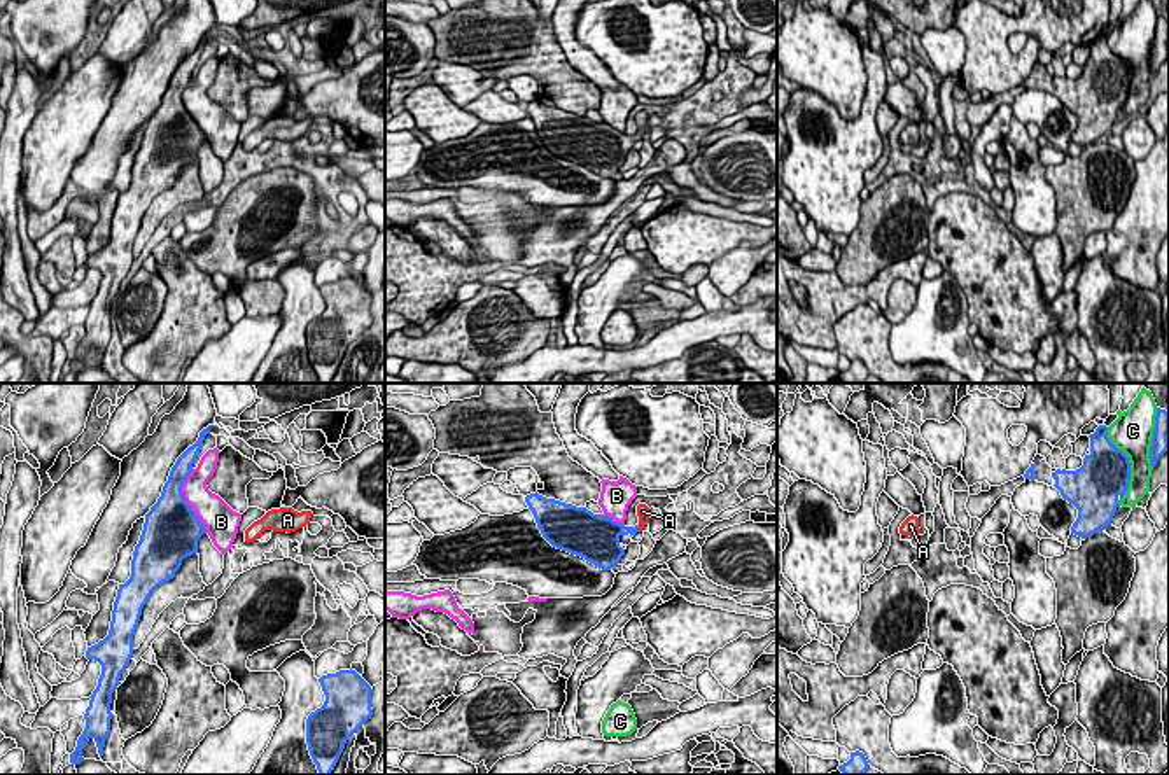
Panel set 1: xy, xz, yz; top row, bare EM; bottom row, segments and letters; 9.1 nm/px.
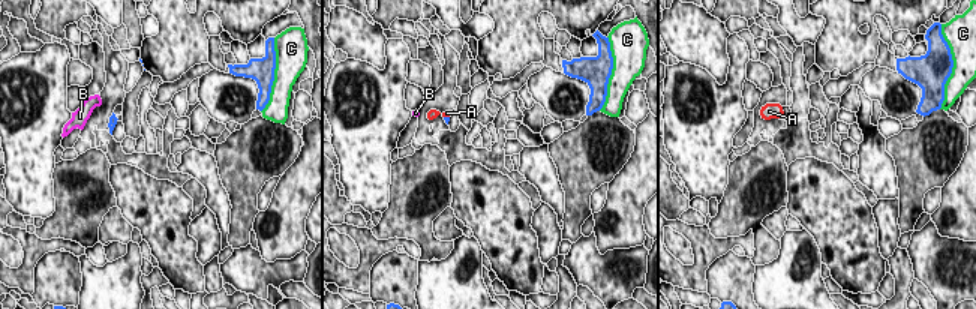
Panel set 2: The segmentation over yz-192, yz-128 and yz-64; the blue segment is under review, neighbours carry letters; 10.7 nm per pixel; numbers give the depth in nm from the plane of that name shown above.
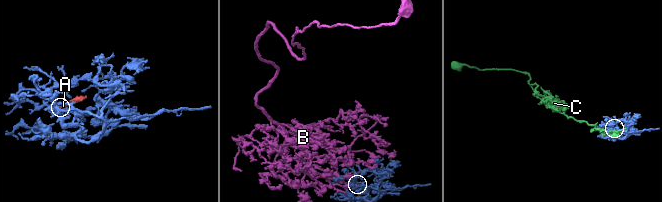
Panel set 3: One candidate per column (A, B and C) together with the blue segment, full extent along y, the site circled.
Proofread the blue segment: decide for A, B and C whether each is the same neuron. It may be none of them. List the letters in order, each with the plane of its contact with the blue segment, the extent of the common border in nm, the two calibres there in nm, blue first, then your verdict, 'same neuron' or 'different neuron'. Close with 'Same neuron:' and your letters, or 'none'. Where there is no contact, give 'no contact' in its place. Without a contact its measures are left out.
A: xz | 70 nm | 190/130 nm | same neuron
B: xy | 600 nm | 460/280 nm | different neuron
C: yz | 750 nm | 460/320 nm | different neuron
Same neuron: A

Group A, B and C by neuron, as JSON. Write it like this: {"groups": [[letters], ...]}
{"groups": [["A"], ["B"], ["C"]]}

